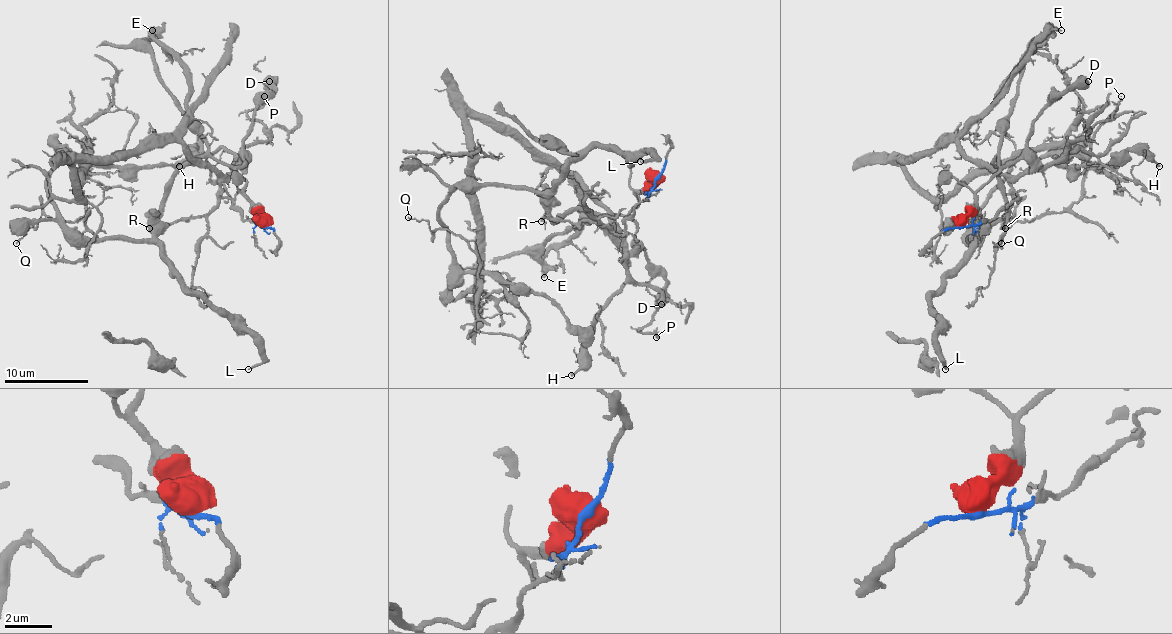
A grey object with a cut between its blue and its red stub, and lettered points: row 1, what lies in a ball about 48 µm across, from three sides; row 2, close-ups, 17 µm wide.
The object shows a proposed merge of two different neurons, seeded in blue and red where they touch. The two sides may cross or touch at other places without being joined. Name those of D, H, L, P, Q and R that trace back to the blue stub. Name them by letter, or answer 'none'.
P, Q, R

